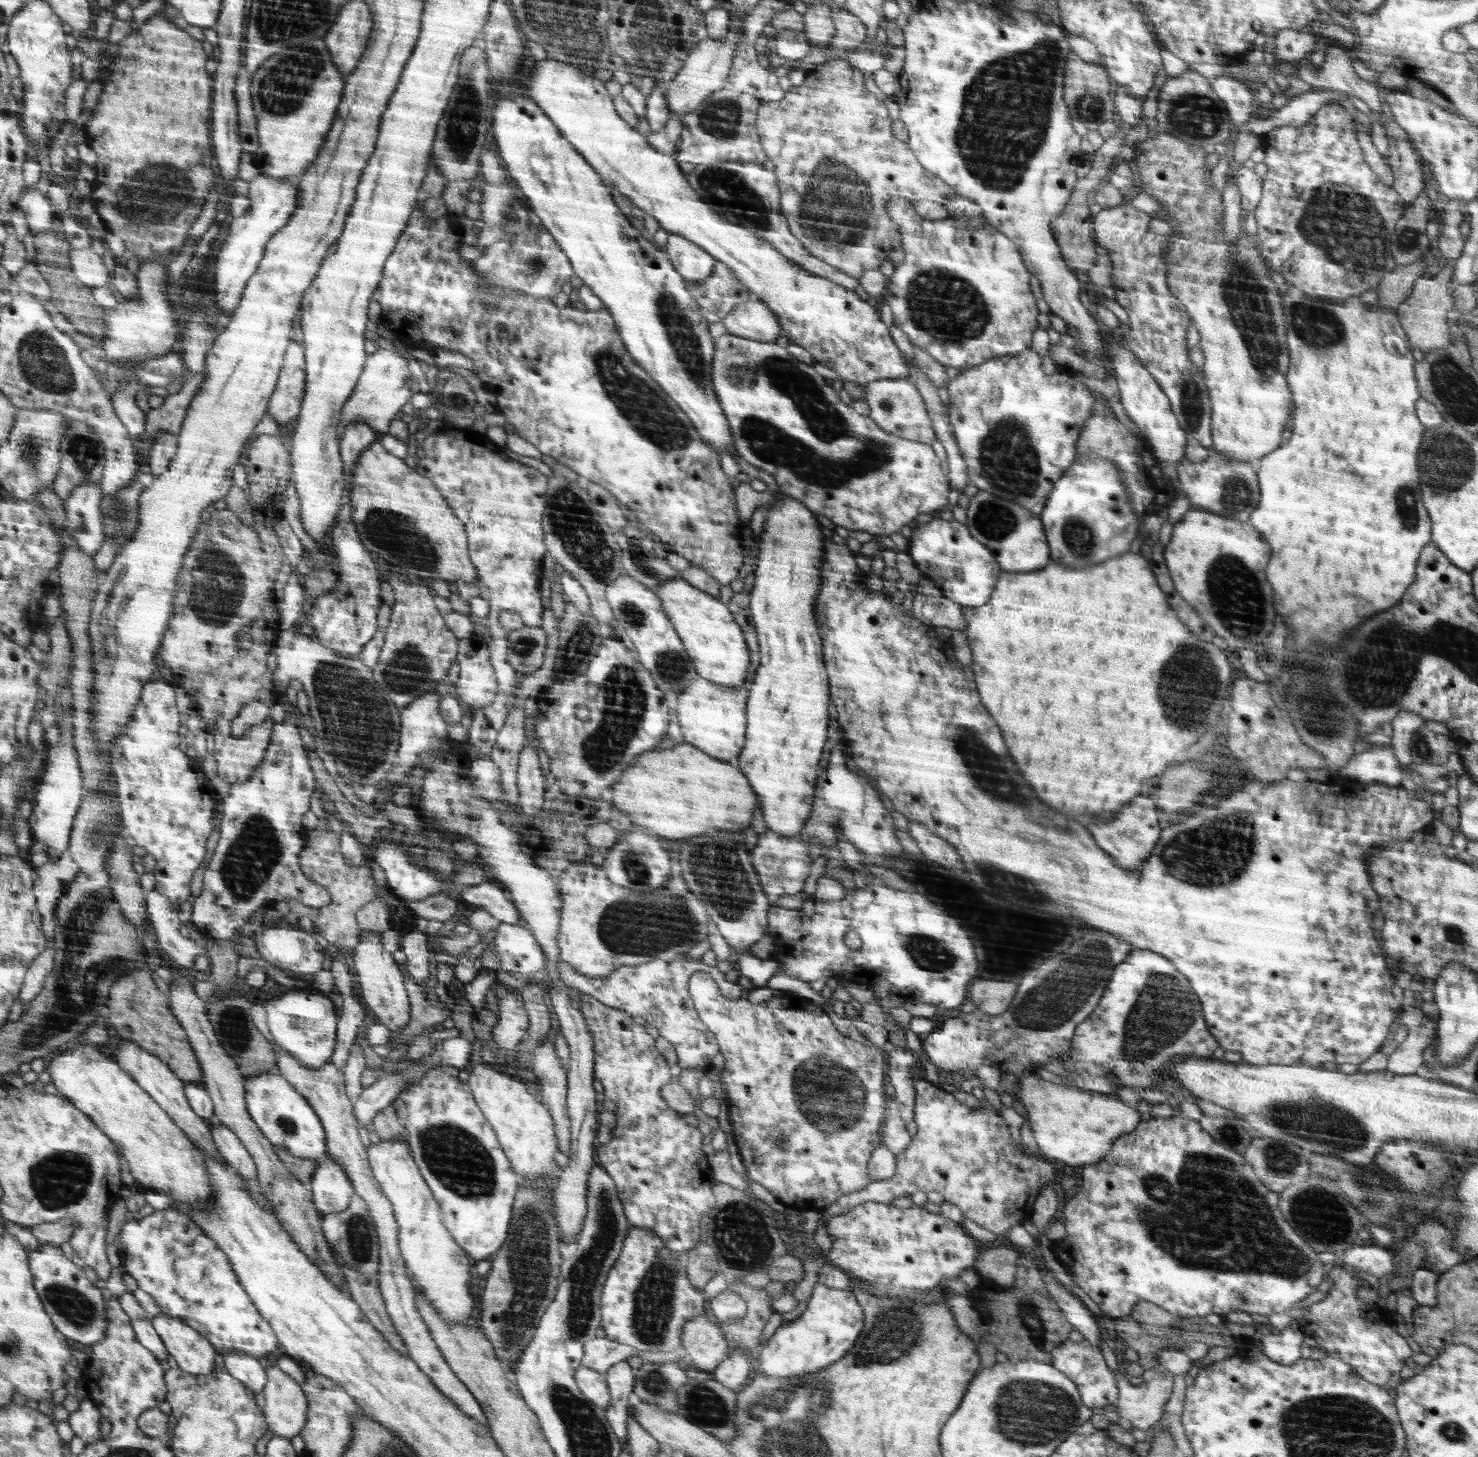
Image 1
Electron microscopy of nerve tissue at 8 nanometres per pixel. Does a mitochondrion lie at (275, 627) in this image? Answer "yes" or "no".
no

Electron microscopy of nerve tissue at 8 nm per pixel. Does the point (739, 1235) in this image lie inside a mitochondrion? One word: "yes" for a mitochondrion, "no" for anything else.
yes

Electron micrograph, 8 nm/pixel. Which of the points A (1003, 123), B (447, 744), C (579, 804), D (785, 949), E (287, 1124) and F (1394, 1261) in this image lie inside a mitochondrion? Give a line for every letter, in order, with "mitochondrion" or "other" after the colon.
A: mitochondrion
B: other
C: other
D: other
E: mitochondrion
F: other

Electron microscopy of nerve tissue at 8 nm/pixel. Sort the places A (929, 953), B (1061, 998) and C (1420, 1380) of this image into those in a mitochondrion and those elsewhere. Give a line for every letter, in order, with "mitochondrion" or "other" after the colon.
A: mitochondrion
B: mitochondrion
C: other

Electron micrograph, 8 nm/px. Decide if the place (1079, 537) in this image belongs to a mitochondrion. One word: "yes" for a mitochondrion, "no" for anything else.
yes

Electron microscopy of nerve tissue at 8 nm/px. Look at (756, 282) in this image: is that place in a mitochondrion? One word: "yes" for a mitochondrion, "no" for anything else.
no

